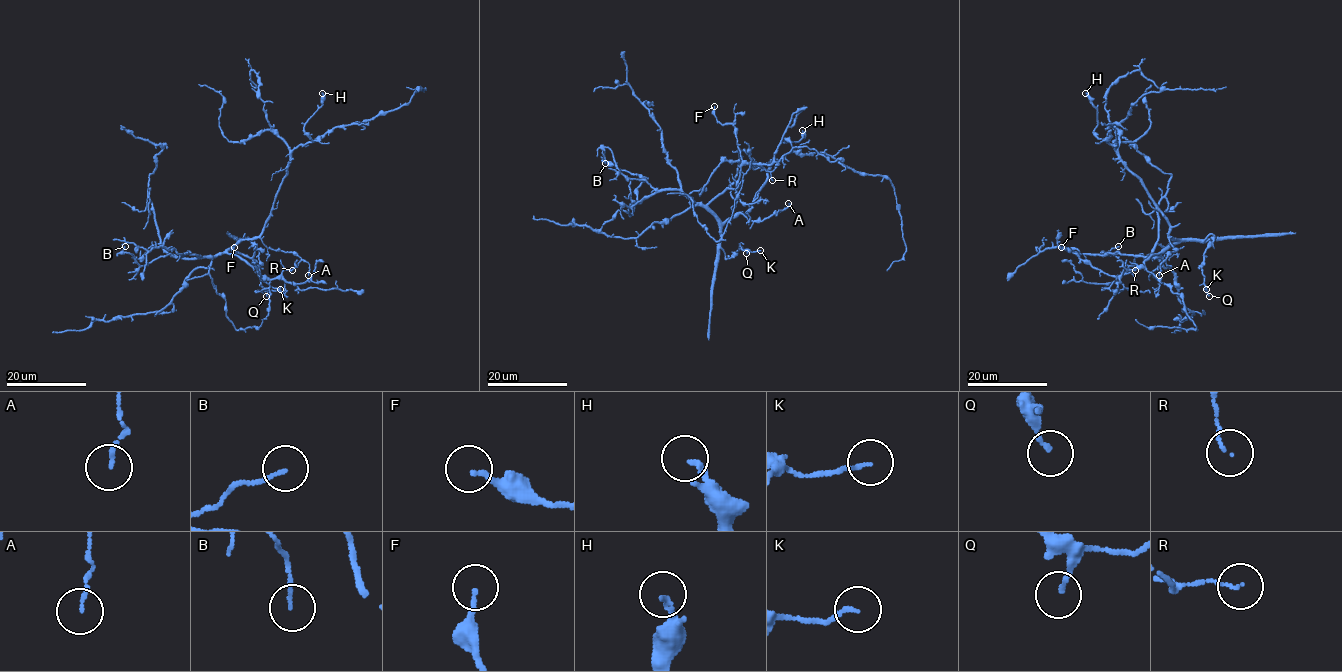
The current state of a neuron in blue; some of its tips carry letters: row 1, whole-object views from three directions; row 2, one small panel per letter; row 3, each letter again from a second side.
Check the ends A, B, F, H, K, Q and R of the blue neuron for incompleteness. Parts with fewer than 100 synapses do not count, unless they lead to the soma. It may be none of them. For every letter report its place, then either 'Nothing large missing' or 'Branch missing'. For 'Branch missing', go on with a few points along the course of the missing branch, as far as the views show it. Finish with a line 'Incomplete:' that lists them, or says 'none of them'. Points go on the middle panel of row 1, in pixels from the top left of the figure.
A: Place: (788, 203). Nothing large missing
B: Place: (605, 163). Nothing large missing
F: Place: (714, 106). Nothing large missing
H: Place: (802, 130). Nothing large missing
K: Place: (760, 250). Nothing large missing
Q: Place: (746, 253). Nothing large missing
R: Place: (772, 180). Nothing large missing
Incomplete: none of them

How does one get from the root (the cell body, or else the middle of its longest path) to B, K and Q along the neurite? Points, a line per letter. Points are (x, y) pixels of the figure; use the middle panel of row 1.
B: (751, 205), (720, 222), (678, 190), (655, 190), (626, 177), (607, 147), (605, 163)
K: (751, 205), (722, 226), (720, 247), (725, 258), (730, 258), (739, 246), (752, 252), (760, 250)
Q: (751, 205), (744, 214), (731, 217), (721, 229), (720, 247), (725, 258), (730, 258), (739, 246), (746, 253)

